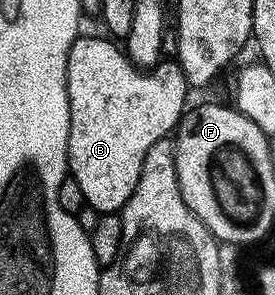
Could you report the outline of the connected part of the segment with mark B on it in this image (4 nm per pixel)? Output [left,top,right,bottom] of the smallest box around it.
[67,36,191,213]

